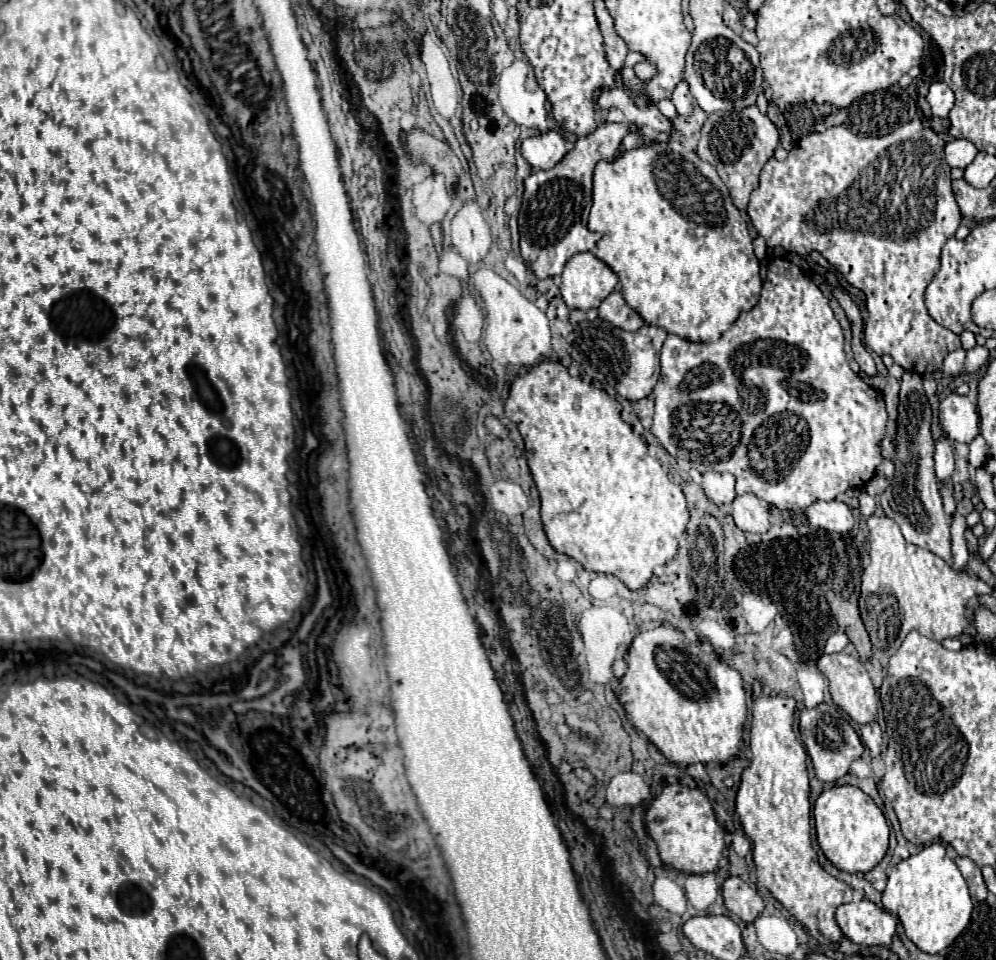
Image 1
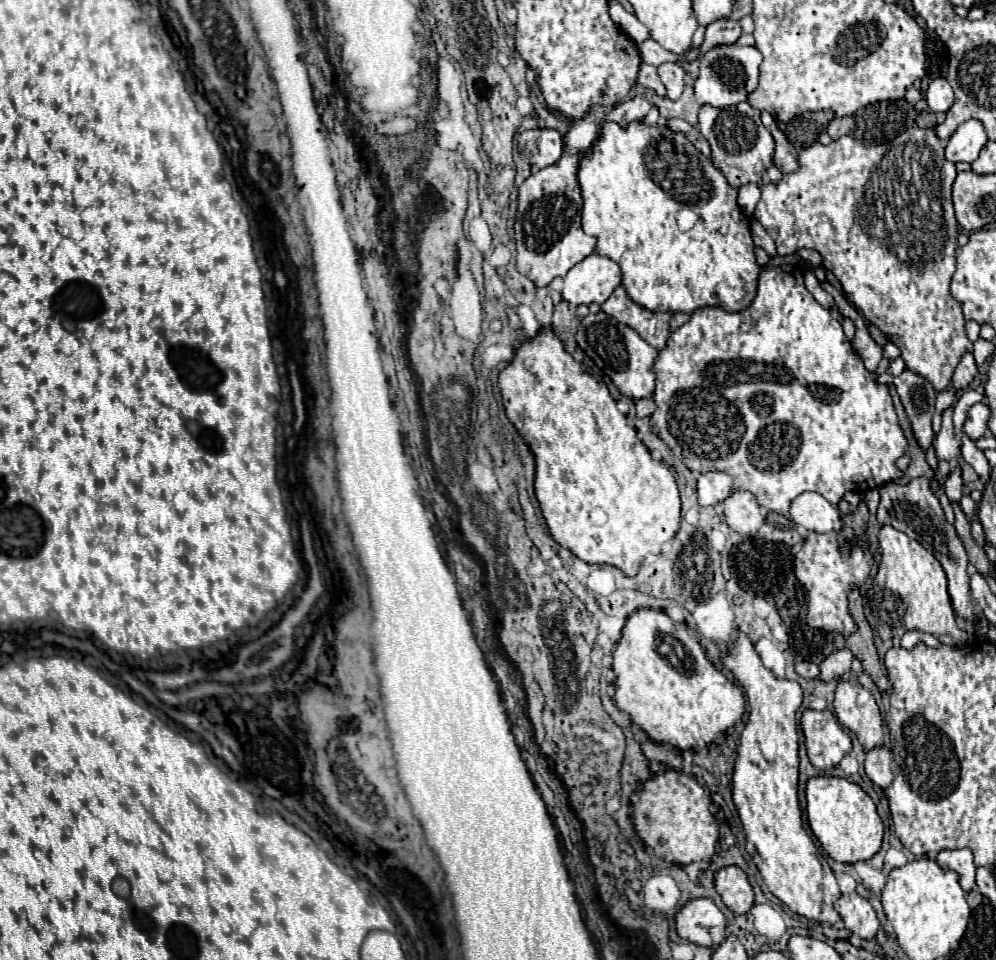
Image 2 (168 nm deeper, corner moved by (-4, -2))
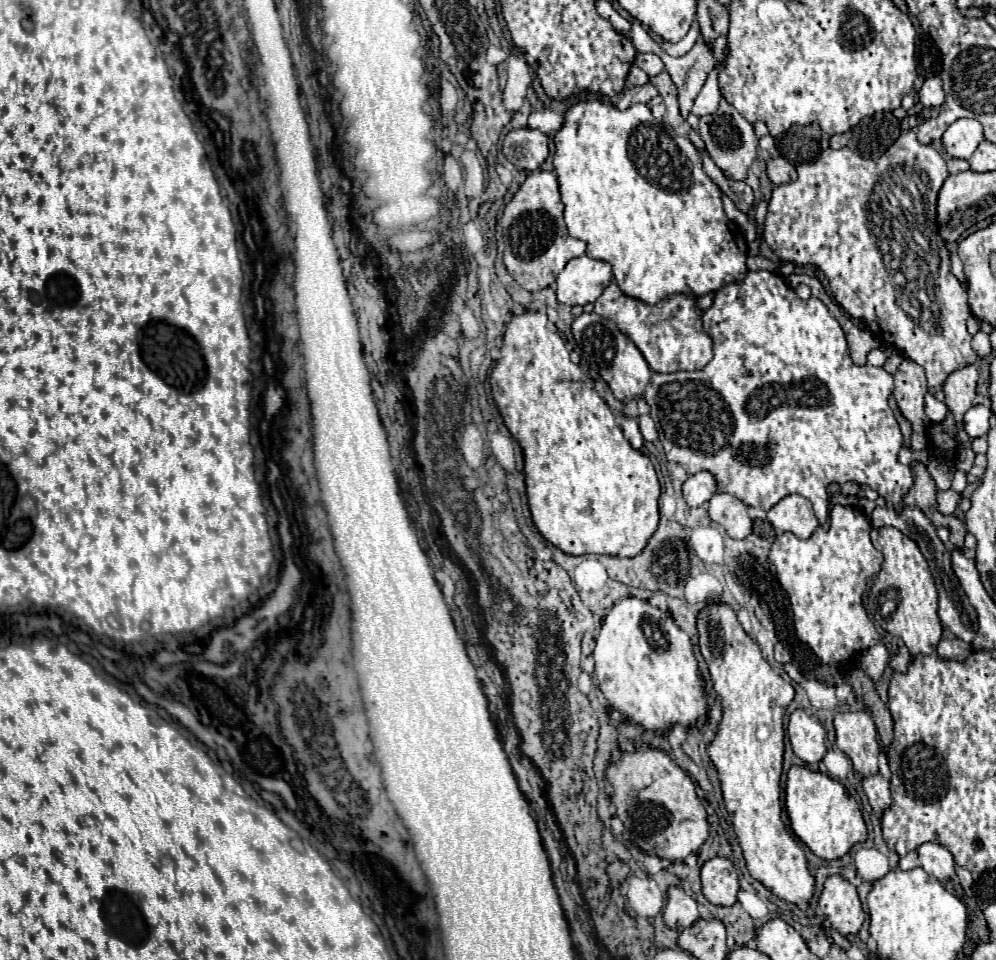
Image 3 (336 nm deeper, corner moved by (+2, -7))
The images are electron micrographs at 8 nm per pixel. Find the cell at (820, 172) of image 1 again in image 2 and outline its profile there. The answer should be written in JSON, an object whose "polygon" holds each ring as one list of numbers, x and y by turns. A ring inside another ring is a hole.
{"polygon":[[912,127,906,129,902,135,898,135,894,141,884,143,882,147,864,147,860,141,852,137,840,137,838,141,832,141,830,145,814,143,812,147,806,147,800,151,800,169,796,173,784,175,778,185,766,183,762,185,762,199,754,211,754,217,762,223,762,227,768,231,768,235,776,243,778,255,792,255,798,249,816,249,822,255,822,265,836,269,836,277,844,289,846,299,872,323,876,325,888,341,896,343,902,351,902,359,906,361,906,367,928,379,936,391,944,391,952,379,952,373,964,353,972,353,972,341,966,337,964,329,964,315,962,305,950,295,950,279,956,271,956,247,958,247,958,223,954,217,954,205,952,205,952,183,956,177,956,167,944,157,944,147,940,145,940,139,934,135,932,129,920,129]]}

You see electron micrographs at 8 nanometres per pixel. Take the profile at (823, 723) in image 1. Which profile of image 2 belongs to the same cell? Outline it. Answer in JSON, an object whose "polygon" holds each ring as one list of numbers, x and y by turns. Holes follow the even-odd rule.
{"polygon":[[806,709,800,717,800,727,804,733,808,759,818,769,826,771,836,767,840,759,852,749,848,733,844,733,840,723,828,709,824,711]]}

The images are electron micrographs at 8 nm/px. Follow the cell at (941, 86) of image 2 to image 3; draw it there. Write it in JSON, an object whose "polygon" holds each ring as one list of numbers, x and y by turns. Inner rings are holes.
{"polygon":[[938,76,928,78,924,86,918,92,920,102,928,108,940,108,944,104,944,92,942,92,942,80]]}

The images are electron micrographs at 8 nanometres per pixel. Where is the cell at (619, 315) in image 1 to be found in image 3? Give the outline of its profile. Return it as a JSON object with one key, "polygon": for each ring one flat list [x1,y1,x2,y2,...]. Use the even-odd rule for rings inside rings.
{"polygon":[[614,282,604,288,602,296,594,302,594,312,612,320,620,332,624,332,644,354,648,366,656,372,676,372,676,370,700,370,708,360,712,360,712,340,702,332,702,312,696,312,694,296,670,296,662,306,650,306,640,300,626,296]]}

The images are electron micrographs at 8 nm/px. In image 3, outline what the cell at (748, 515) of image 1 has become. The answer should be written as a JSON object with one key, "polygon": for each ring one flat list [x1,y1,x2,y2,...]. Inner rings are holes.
{"polygon":[[714,494,708,508,710,518,720,524,730,538,746,538,752,532,752,520,746,504,732,494]]}

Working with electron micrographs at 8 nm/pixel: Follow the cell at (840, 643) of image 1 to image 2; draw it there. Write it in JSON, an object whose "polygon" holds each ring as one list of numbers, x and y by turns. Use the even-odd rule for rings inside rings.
{"polygon":[[848,649,836,651,830,657,826,657,820,665,820,673,818,673,818,681,834,681,834,679,842,679,846,677,846,673,850,673,850,665,852,665,852,653]]}

